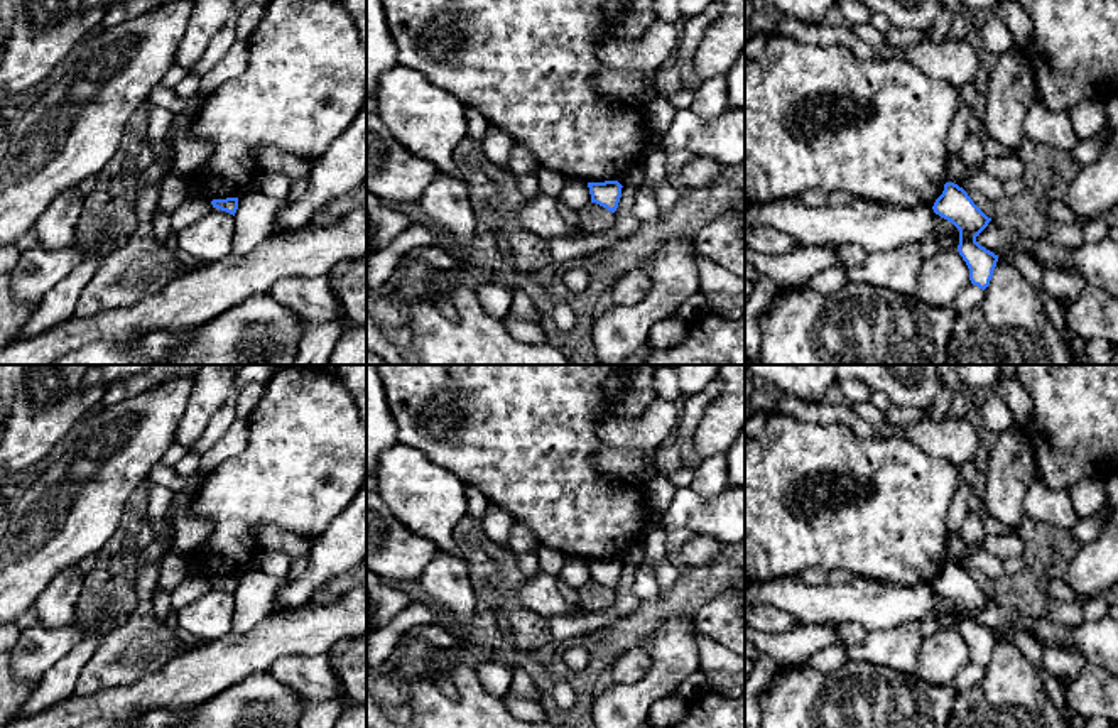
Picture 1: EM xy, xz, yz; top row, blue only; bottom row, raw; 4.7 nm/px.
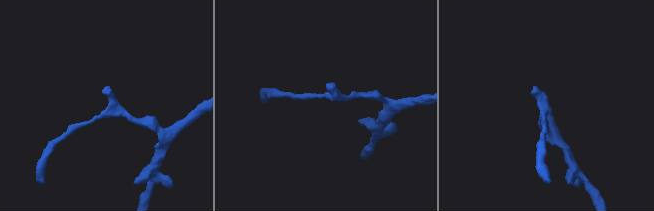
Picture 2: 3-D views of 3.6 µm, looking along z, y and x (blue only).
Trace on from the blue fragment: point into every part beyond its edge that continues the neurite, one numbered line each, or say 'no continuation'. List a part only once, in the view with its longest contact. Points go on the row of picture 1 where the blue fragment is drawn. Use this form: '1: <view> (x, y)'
no continuation

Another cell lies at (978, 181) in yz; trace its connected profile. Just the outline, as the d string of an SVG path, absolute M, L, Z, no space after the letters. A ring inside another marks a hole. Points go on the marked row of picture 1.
M981 167L969 169L968 174L954 184L959 187L968 187L969 191L978 193L991 201L1005 196L1003 182L986 174Z

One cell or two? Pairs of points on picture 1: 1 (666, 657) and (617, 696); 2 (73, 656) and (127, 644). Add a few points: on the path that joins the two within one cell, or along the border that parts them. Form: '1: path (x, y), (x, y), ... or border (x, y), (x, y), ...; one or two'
1: path (661, 673), (637, 696), (632, 696); one
2: border (122, 624), (103, 635), (75, 686); two

